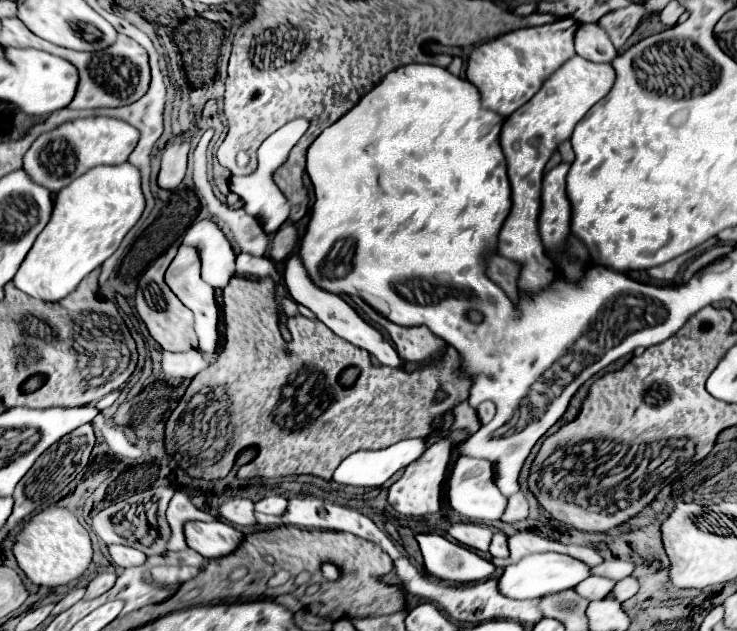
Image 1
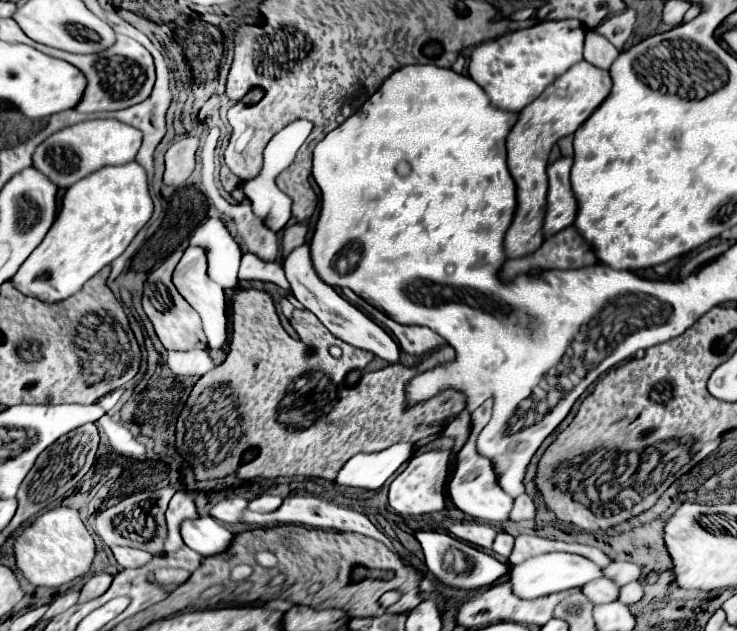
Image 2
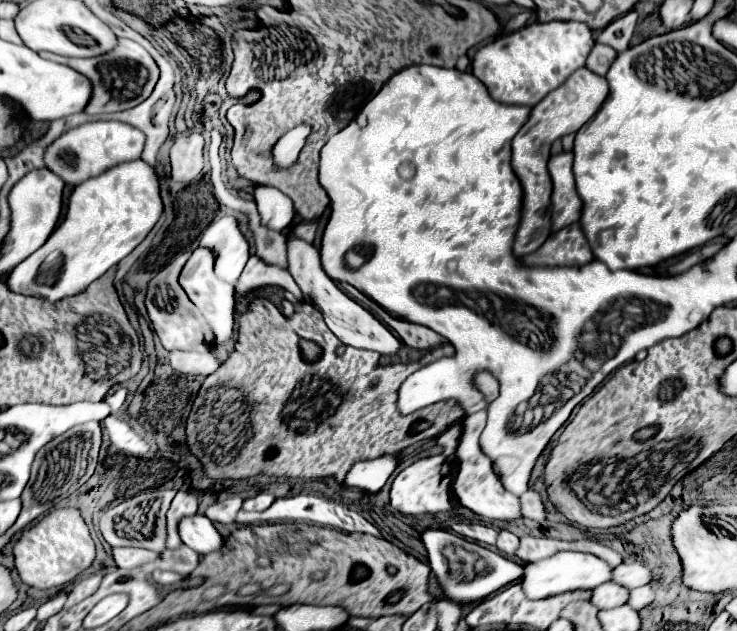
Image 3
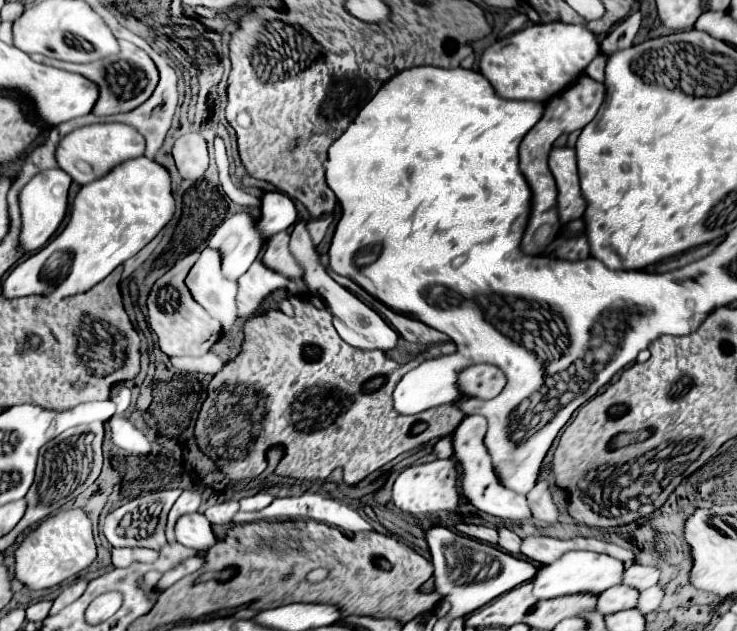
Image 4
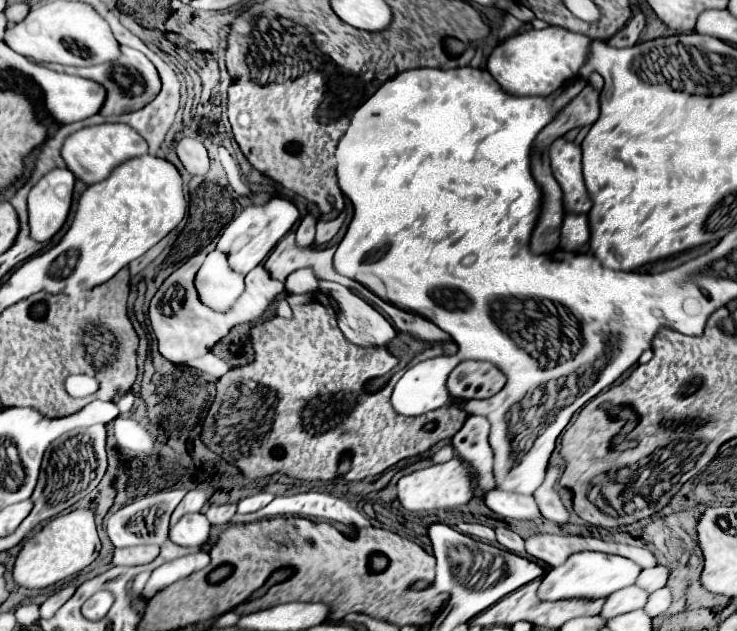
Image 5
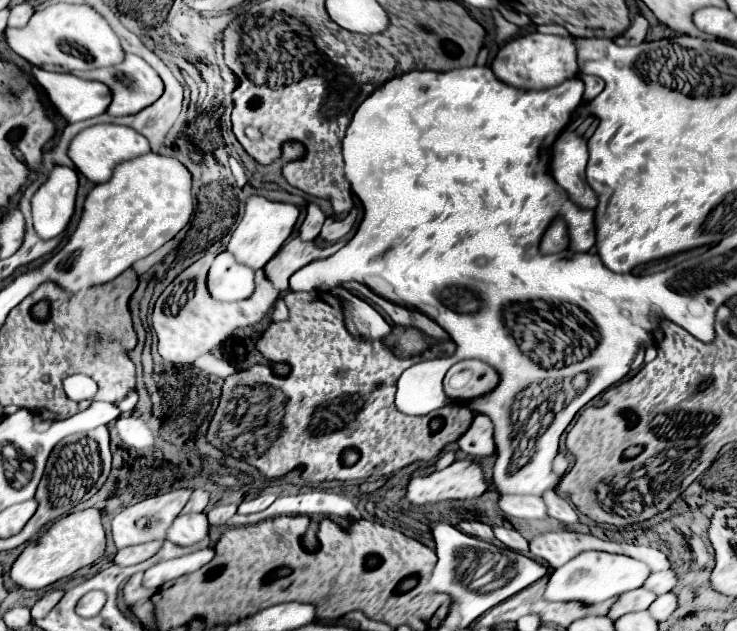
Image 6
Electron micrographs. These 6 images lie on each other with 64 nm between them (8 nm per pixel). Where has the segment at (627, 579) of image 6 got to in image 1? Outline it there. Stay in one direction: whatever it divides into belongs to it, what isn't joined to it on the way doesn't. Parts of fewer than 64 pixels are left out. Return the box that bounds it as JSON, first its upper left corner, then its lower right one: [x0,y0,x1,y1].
[500,552,592,600]

